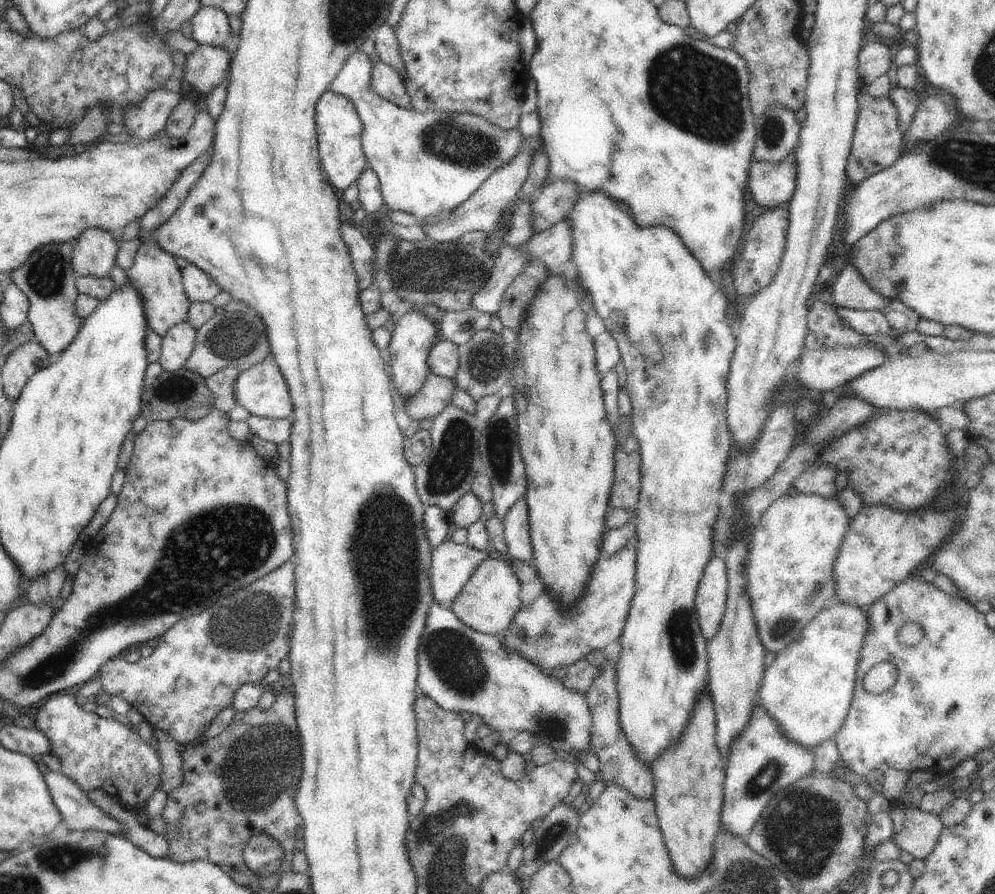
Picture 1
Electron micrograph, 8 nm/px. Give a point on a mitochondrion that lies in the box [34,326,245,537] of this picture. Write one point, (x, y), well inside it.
(174, 390)

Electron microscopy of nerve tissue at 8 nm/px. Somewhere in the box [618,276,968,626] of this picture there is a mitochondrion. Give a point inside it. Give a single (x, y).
(706, 337)

